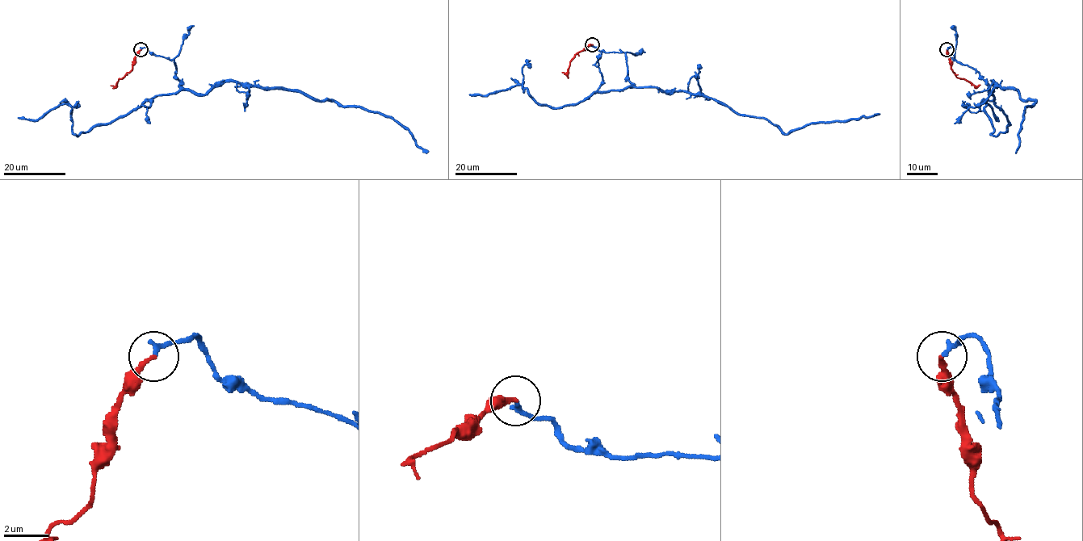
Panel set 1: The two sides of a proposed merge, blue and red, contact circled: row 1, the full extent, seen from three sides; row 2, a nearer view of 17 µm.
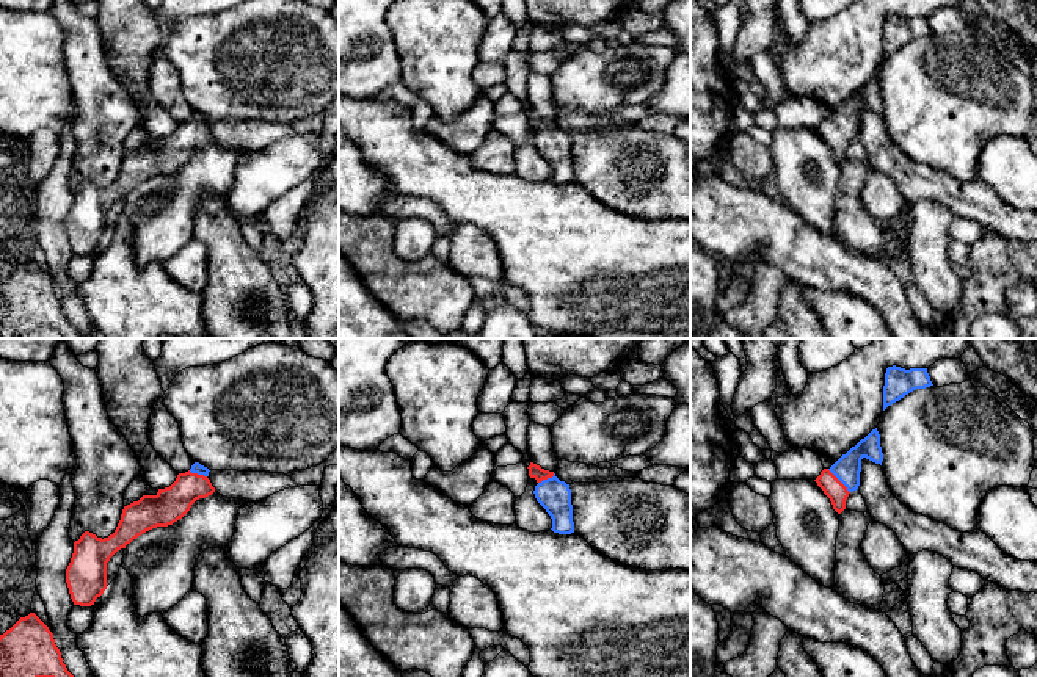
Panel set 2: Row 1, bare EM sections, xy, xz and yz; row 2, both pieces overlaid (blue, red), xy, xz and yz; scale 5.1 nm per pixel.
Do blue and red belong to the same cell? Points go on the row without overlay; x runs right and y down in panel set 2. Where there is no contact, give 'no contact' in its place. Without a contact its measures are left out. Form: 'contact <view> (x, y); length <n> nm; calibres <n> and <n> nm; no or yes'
contact yz (840, 129); length 170 nm; calibres 140 and 100 nm; yes

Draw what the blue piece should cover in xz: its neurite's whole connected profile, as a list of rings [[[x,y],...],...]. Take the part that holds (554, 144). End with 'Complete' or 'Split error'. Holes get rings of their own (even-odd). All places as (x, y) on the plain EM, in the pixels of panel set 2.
[[[530,111],[529,125],[537,129],[535,147],[552,168],[552,180],[559,183],[574,182],[569,133],[560,130],[554,121]]]. Split error

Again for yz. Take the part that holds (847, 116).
[[[877,77],[842,103],[830,118],[824,118],[814,129],[838,163],[846,158],[849,143],[860,135],[863,107],[882,114],[883,102]]]. Split error

